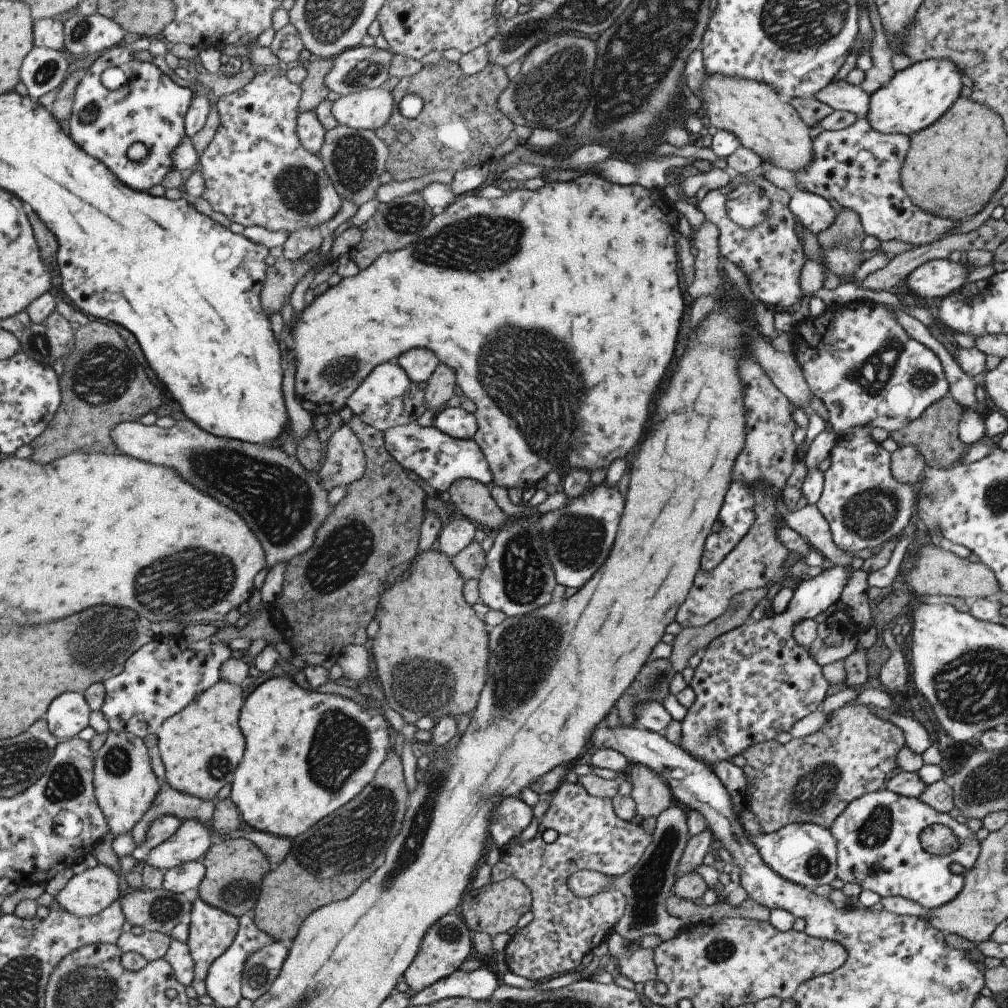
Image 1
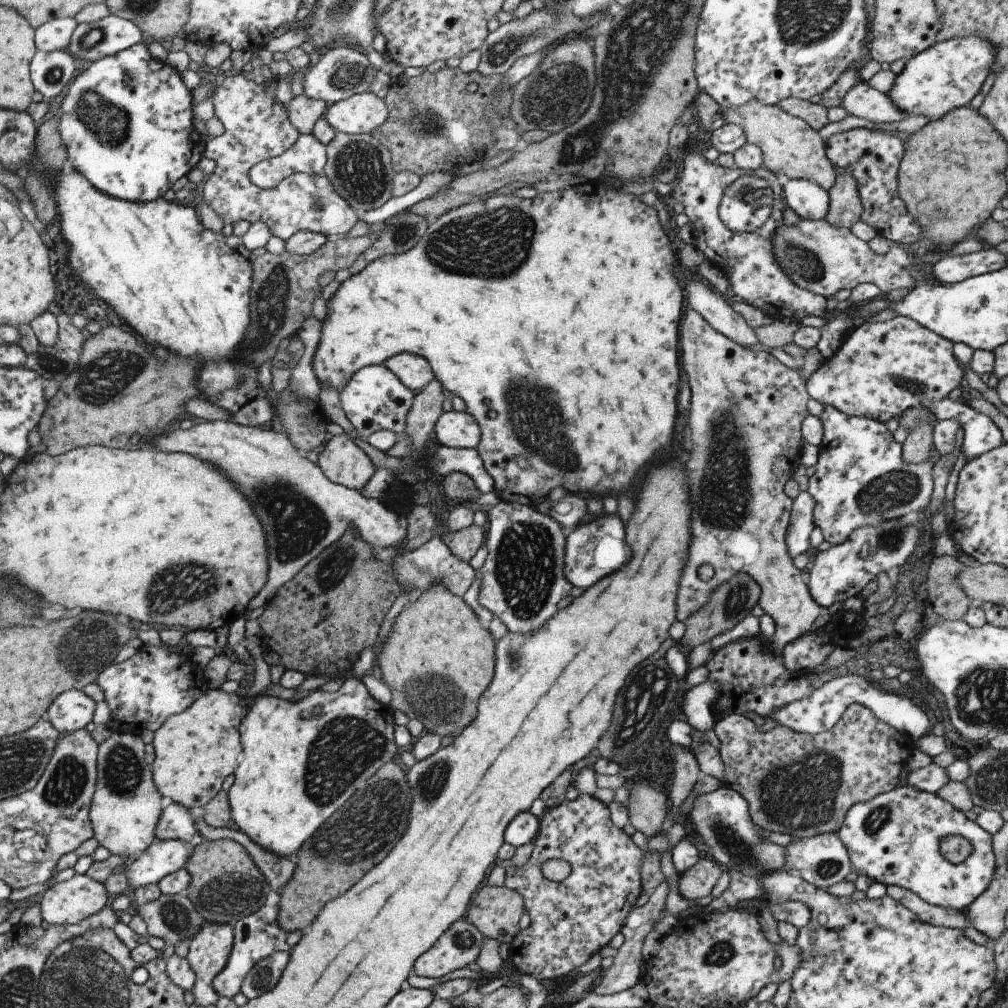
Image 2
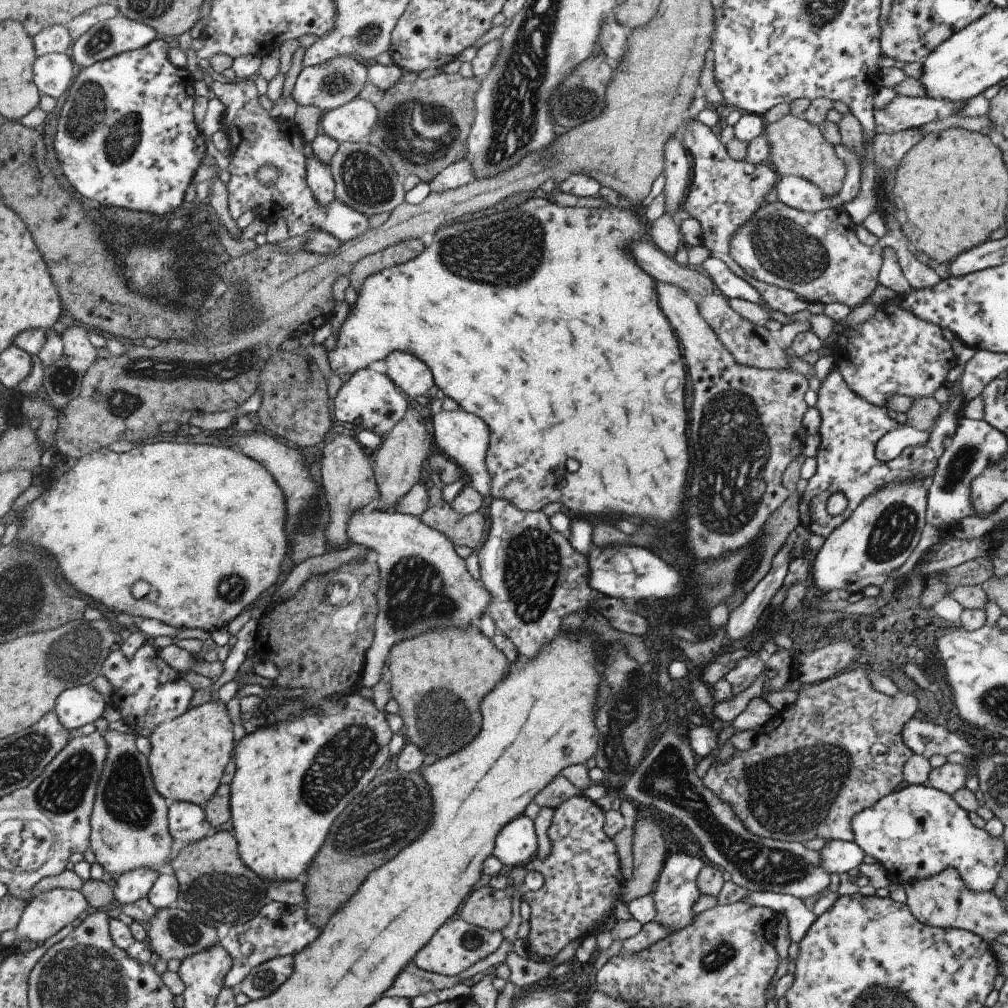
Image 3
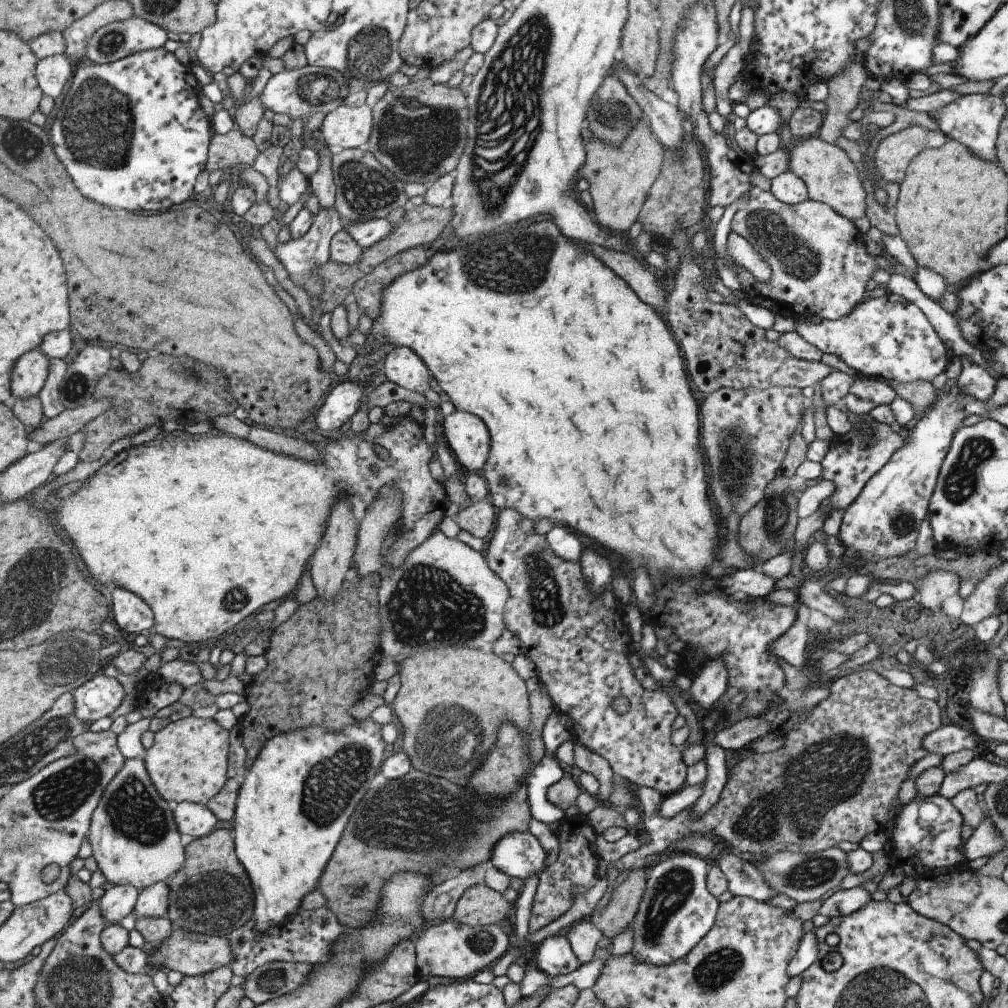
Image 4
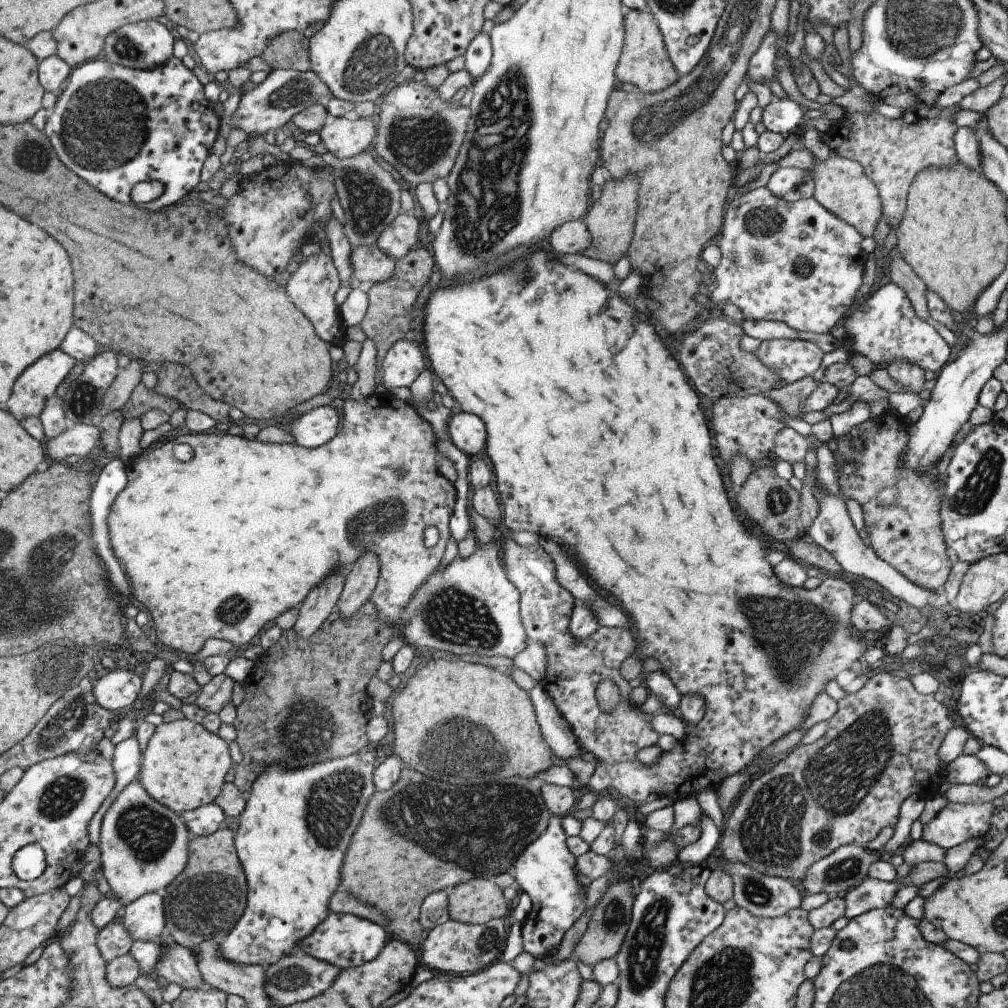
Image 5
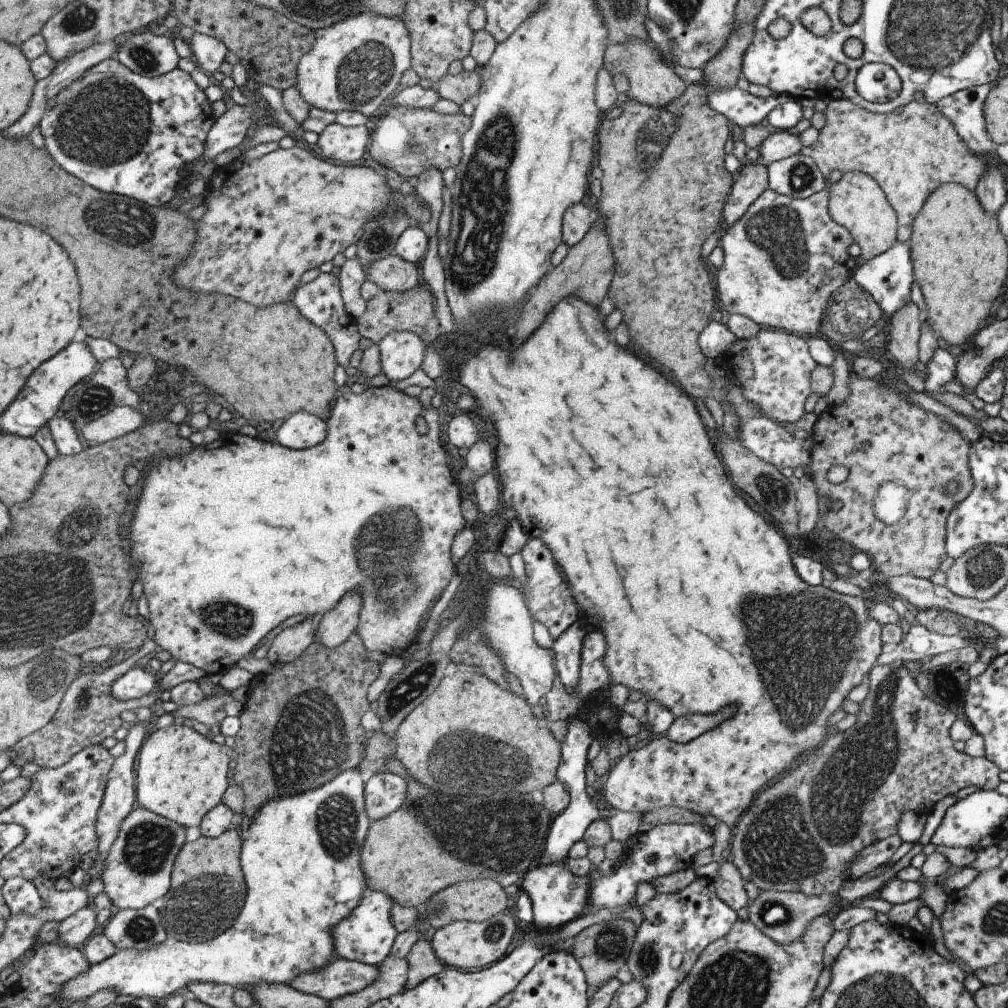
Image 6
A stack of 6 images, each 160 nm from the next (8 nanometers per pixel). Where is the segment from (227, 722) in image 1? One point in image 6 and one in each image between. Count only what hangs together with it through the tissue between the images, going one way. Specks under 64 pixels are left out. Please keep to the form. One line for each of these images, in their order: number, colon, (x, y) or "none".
2: (197, 750)
3: (189, 754)
4: (188, 761)
5: (185, 766)
6: (182, 774)

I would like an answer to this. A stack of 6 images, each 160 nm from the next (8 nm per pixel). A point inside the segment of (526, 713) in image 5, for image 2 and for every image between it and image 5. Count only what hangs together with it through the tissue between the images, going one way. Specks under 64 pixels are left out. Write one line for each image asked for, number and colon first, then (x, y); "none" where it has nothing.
2: (436, 660)
3: (438, 677)
4: (449, 700)

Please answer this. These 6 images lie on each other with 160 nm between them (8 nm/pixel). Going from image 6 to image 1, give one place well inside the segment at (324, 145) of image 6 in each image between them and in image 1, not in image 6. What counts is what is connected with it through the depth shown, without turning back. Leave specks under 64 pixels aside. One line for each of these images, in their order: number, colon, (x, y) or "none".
1: (369, 109)
2: (359, 113)
3: (351, 122)
4: (344, 127)
5: (344, 136)

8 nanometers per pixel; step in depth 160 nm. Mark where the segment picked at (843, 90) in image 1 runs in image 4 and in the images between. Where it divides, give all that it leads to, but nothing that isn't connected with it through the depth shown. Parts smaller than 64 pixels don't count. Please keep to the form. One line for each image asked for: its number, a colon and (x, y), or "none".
2: (861, 100)
3: (901, 113)
4: (973, 119)

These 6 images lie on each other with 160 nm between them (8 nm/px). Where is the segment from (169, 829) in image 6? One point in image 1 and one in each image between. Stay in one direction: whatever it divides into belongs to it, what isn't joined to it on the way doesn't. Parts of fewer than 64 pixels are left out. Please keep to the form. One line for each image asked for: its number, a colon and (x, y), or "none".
1: (126, 785)
2: (126, 811)
3: (131, 829)
4: (134, 835)
5: (144, 845)

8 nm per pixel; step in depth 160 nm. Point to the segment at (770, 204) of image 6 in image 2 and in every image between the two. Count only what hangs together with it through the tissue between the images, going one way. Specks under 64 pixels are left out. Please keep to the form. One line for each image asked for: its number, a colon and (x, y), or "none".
2: (817, 257)
3: (816, 255)
4: (818, 266)
5: (795, 262)

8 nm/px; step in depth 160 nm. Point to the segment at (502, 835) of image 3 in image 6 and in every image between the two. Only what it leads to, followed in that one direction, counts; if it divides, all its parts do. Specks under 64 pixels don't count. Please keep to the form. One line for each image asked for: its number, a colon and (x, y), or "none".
4: (518, 853)
5: (544, 870)
6: (557, 896)

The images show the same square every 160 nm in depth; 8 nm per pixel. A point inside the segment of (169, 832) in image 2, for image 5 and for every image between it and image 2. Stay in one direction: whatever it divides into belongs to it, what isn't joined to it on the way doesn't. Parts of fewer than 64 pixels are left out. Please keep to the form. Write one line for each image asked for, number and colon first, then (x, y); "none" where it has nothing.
3: (188, 822)
4: (198, 820)
5: (207, 819)

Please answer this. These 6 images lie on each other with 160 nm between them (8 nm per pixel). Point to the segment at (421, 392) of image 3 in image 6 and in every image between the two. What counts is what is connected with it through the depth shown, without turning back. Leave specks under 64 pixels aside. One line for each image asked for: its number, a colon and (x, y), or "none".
4: (401, 366)
5: (402, 365)
6: (401, 353)

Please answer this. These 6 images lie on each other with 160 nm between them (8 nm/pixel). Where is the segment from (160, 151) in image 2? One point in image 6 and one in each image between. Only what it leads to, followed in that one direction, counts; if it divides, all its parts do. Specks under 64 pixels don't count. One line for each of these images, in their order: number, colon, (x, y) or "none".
3: (126, 137)
4: (132, 134)
5: (115, 126)
6: (121, 132)

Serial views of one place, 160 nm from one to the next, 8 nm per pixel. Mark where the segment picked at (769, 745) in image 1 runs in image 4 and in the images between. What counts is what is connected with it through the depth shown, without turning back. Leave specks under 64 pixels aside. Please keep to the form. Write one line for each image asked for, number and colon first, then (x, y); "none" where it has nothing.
2: (798, 784)
3: (837, 750)
4: (837, 776)

